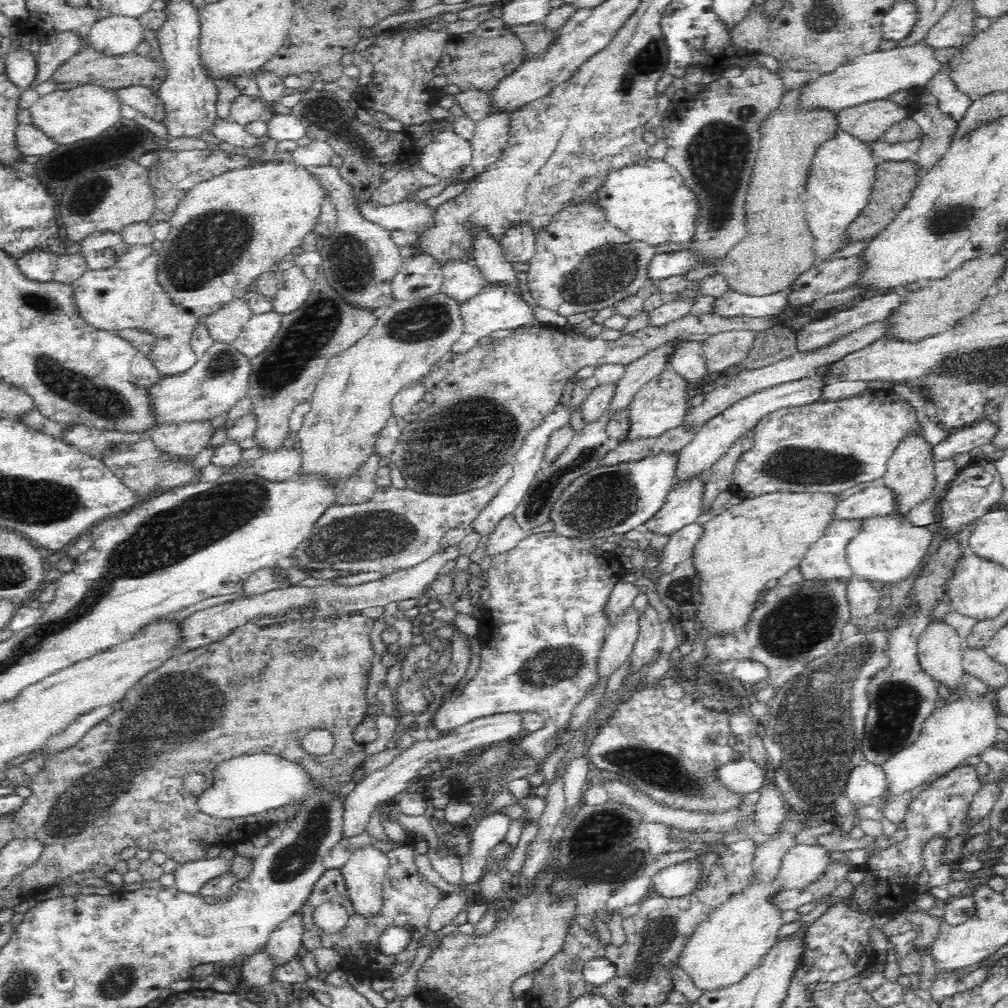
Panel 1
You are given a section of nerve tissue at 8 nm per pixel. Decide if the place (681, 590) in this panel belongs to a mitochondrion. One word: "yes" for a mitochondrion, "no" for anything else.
yes

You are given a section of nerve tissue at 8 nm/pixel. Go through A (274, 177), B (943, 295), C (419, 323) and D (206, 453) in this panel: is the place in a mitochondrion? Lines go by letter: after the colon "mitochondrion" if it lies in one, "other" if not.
A: other
B: other
C: mitochondrion
D: other

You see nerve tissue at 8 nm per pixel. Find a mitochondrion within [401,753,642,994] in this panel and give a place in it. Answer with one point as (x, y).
(600, 833)

